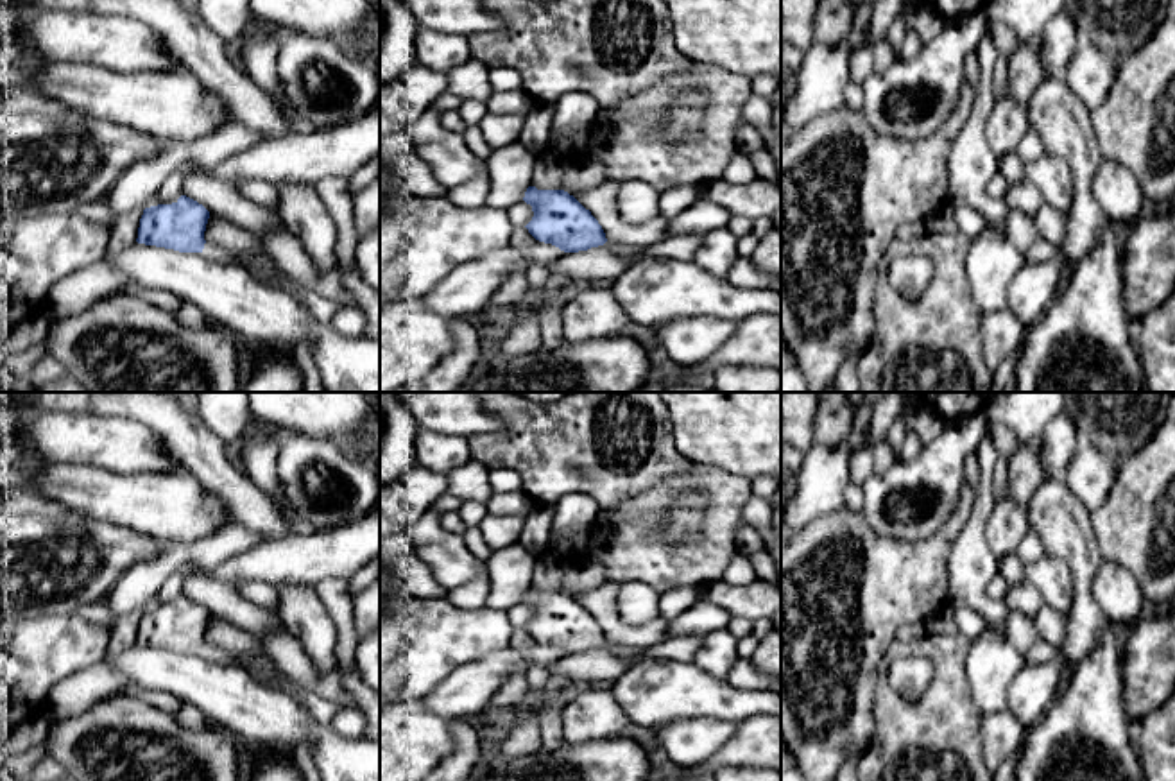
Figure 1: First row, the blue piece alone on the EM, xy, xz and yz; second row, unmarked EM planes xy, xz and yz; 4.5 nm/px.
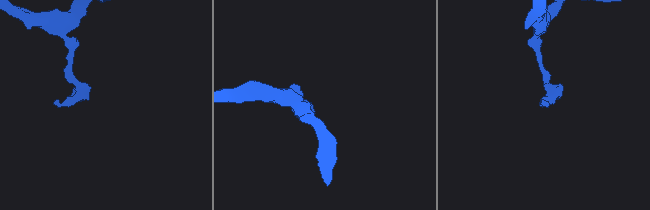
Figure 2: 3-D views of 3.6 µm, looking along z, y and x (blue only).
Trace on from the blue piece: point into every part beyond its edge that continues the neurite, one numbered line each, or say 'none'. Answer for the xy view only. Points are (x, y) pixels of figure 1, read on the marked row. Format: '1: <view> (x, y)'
1: xy (212, 251)

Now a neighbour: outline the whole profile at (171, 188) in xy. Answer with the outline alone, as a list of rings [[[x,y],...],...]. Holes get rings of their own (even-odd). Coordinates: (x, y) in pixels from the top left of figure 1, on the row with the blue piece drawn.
[[[195,161],[184,163],[177,167],[159,186],[158,199],[159,204],[172,204],[177,202],[183,192],[183,183],[186,176],[193,170],[199,170],[199,165]]]

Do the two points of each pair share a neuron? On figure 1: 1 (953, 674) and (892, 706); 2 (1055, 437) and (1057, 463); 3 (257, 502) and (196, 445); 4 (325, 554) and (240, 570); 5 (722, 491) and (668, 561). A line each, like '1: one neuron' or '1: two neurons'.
1: one neuron
2: one neuron
3: one neuron
4: one neuron
5: one neuron

